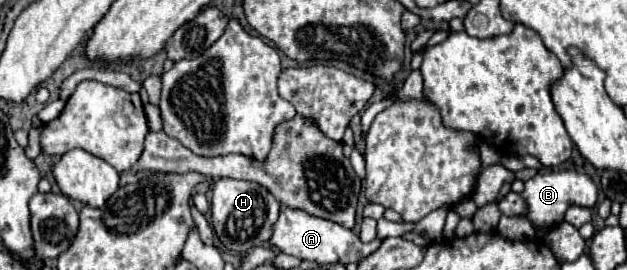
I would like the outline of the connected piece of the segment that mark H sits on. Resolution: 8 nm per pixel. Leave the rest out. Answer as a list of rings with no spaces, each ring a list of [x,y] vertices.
[[[220,178],[214,182],[214,188],[212,188],[210,212],[212,212],[212,228],[222,248],[244,254],[270,240],[272,226],[278,220],[280,204],[264,186],[258,186],[256,182]]]

